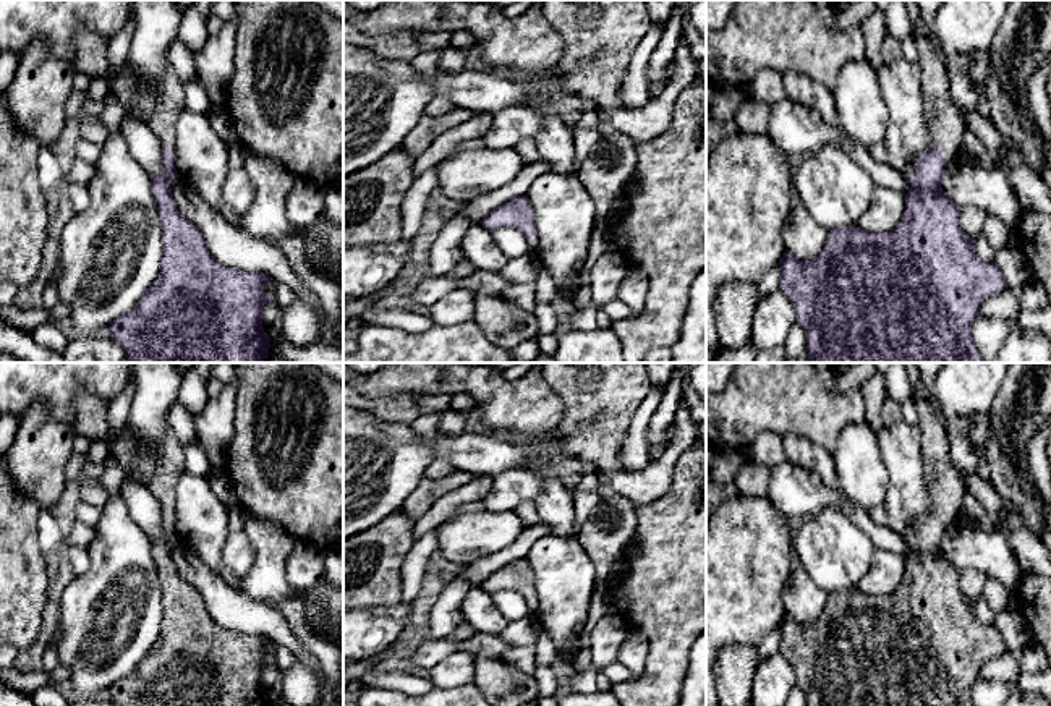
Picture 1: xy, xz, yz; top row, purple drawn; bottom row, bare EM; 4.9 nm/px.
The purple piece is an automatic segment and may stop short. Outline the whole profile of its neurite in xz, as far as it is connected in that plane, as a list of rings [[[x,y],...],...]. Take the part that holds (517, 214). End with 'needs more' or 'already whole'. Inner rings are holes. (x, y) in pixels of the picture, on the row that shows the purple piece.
[[[518,196],[496,207],[481,220],[481,225],[489,232],[497,228],[517,228],[525,235],[531,253],[538,248],[539,235],[536,230],[533,209],[526,201],[526,196]]] | needs more

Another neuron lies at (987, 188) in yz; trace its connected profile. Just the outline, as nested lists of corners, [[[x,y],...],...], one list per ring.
[[[959,154],[946,164],[941,186],[955,206],[975,206],[996,214],[1014,230],[1023,214],[1002,170],[973,167]]]

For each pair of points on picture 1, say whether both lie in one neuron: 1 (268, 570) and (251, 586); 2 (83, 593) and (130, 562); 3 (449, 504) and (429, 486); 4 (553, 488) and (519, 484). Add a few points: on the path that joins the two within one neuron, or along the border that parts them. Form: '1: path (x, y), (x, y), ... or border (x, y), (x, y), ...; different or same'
1: path (264, 574), (255, 583); same
2: path (94, 593), (119, 574); same
3: border (473, 478), (442, 494), (415, 522); different
4: border (509, 468), (530, 468), (540, 478), (536, 502); different

